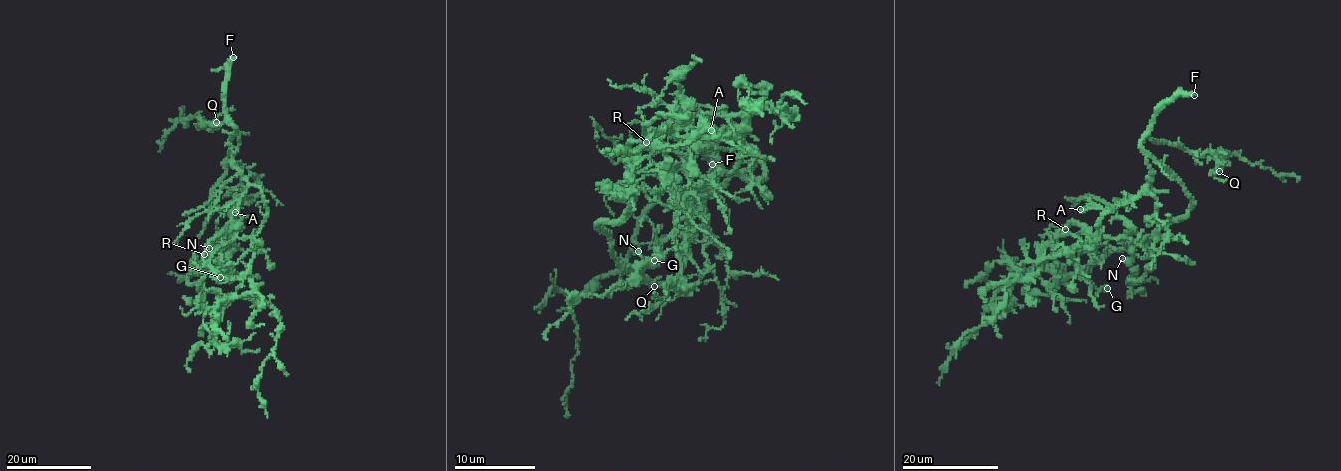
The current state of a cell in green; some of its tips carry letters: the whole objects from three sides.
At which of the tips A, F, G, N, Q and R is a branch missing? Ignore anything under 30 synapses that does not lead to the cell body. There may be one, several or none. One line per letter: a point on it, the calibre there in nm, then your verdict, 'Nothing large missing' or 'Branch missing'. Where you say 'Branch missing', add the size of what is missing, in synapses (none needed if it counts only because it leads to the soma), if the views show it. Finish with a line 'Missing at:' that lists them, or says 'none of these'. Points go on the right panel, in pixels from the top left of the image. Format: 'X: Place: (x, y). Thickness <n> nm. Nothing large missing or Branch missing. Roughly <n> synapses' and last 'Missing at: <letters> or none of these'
A: Place: (1080, 209). Thickness 200 nm. Nothing large missing
F: Place: (1194, 95). Thickness 500 nm. Branch missing. Roughly 300 synapses
G: Place: (1107, 288). Thickness 600 nm. Nothing large missing
N: Place: (1122, 258). Thickness 140 nm. Nothing large missing
Q: Place: (1219, 171). Thickness 140 nm. Nothing large missing
R: Place: (1065, 229). Thickness 360 nm. Nothing large missing
Missing at: F

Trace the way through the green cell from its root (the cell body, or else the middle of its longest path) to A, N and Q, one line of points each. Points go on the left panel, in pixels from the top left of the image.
A: (259, 188), (248, 186), (235, 212)
N: (259, 188), (267, 213), (263, 223), (242, 238), (232, 234), (230, 222), (209, 248)
Q: (259, 188), (242, 176), (232, 159), (238, 129), (227, 121), (202, 126), (200, 119), (210, 129), (216, 122)

